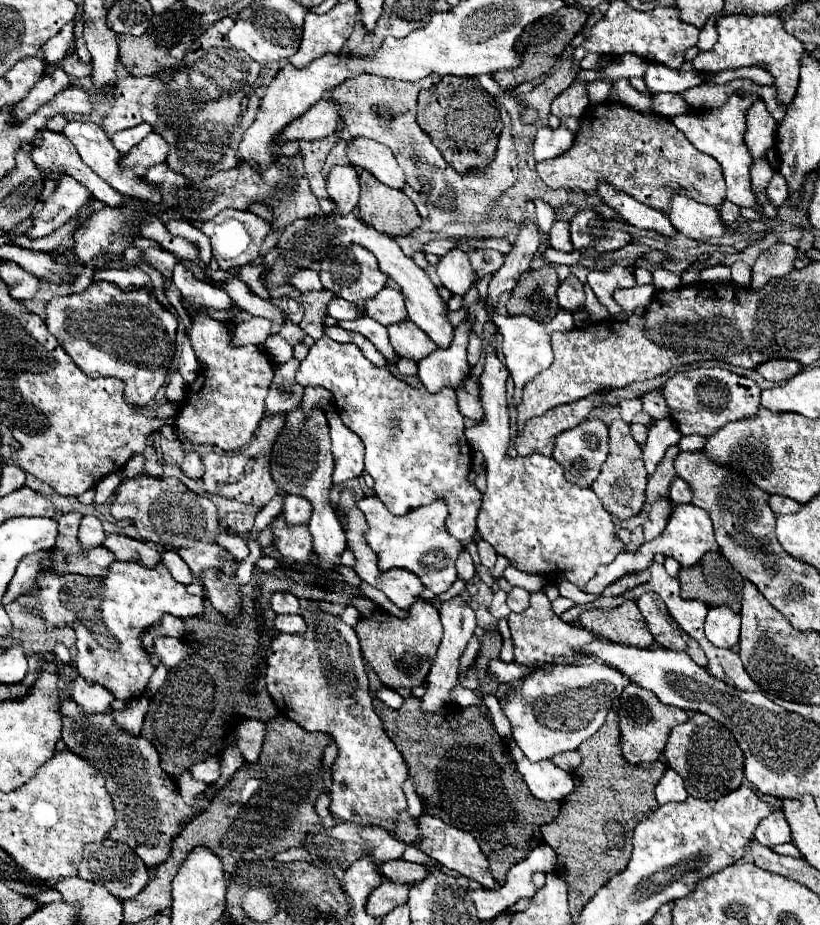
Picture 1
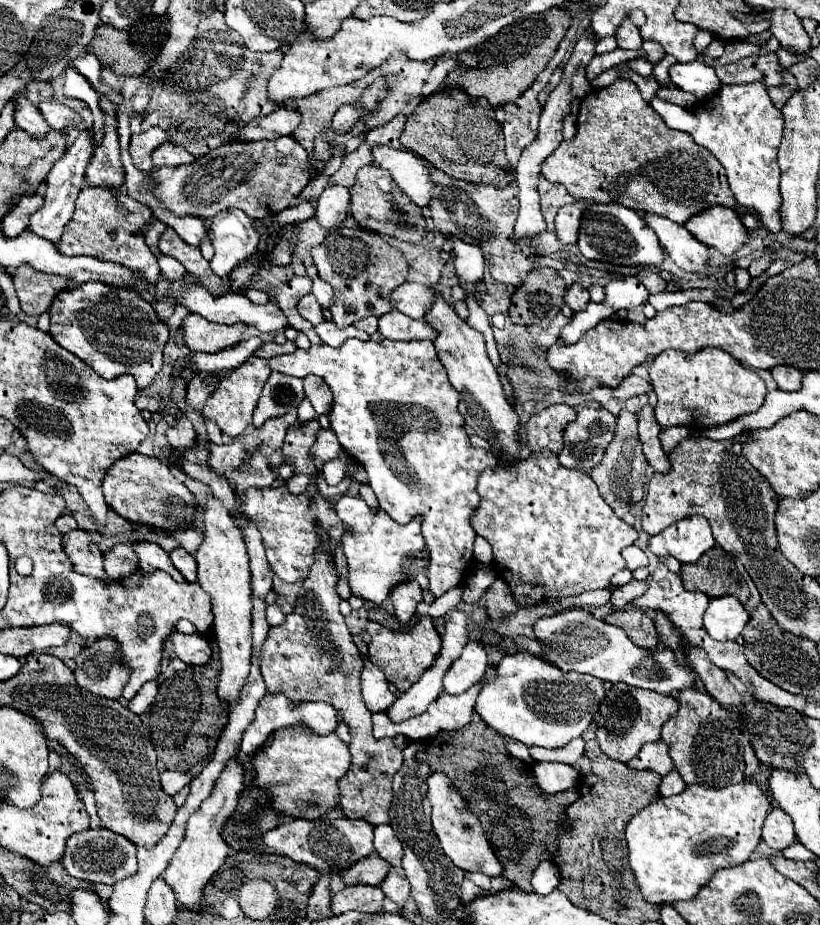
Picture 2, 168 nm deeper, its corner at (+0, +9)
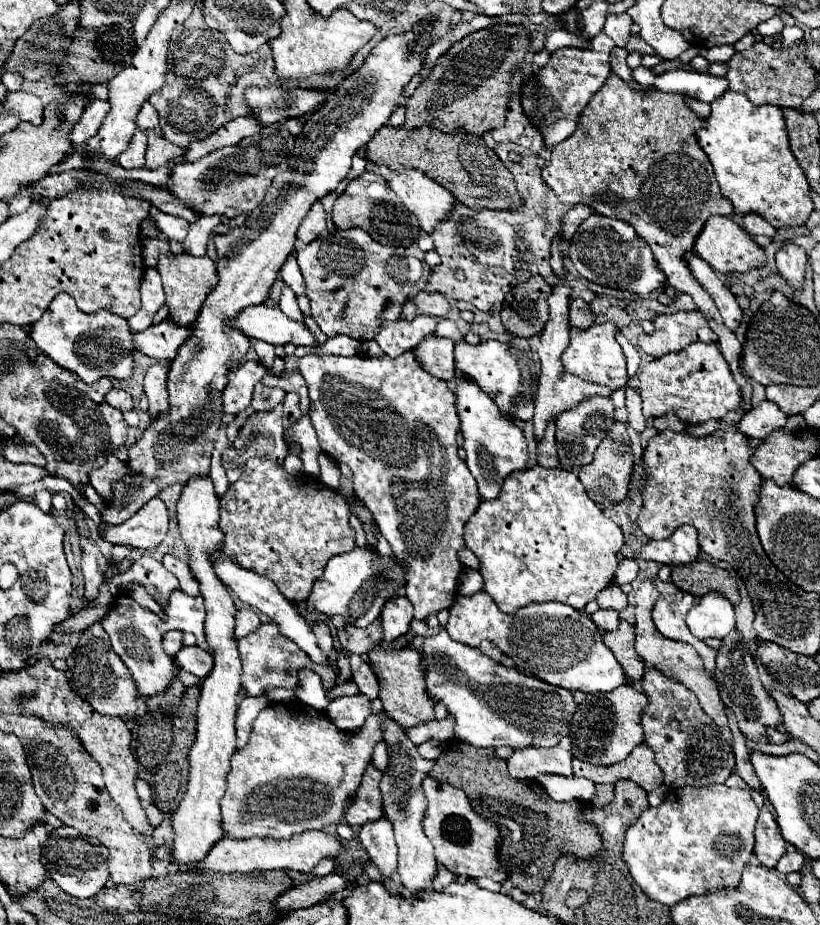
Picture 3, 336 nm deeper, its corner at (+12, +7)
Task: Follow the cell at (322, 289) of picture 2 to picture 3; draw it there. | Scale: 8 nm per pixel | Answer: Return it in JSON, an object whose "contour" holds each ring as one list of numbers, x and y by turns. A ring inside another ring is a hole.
{"contour":[[291,255,291,257,287,257,287,261,285,261,285,265,281,267,281,271,283,271,283,279,285,279,285,283,293,289,293,293,295,295,305,295,305,279,303,279,303,275,301,275,301,269,299,269,299,265,297,265,297,261,295,261,295,257]]}

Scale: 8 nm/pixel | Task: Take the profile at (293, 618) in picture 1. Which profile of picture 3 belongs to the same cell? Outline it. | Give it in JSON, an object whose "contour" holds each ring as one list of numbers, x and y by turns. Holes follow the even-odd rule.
{"contour":[[253,609,239,611,239,613,237,613,237,625,235,625,235,637,241,639,241,637,253,633,259,625,261,625,259,615,257,615]]}

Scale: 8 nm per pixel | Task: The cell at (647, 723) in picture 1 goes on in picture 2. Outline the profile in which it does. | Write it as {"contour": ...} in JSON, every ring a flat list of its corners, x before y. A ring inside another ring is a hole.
{"contour":[[615,683,605,693,605,699,601,701,601,707,597,709,597,715,595,715,597,743,609,759,627,763,639,753,639,747,659,739,663,723,671,719,677,713,677,709,679,709,679,703,671,695,661,695,655,691,629,687,625,683]]}

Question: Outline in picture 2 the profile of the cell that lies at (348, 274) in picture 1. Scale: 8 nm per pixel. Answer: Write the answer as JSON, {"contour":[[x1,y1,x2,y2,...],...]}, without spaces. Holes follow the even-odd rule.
{"contour":[[337,227,327,239,311,249,319,277,333,287,333,303,329,307,333,323,343,329,369,315,381,317,393,309,391,291,407,281,409,265,403,251,385,243,377,233,361,227]]}

